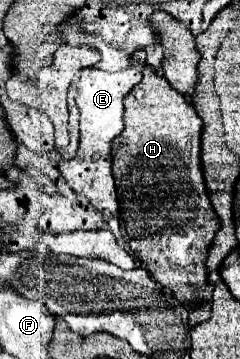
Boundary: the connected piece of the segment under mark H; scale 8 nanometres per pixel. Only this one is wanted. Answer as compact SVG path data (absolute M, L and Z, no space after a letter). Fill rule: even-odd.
M151 66L143 68L143 82L139 82L131 94L125 98L125 132L123 136L119 136L117 140L113 140L113 176L115 176L115 184L117 184L117 194L119 194L119 220L121 220L121 234L123 240L131 246L131 250L135 252L135 256L147 266L149 274L165 288L169 288L173 292L173 296L183 302L185 308L189 308L189 312L199 312L199 322L209 320L211 316L211 284L207 282L207 270L205 270L205 260L207 260L207 250L213 244L215 232L219 230L219 216L215 214L209 194L207 194L207 186L205 186L205 178L203 178L203 168L201 168L201 128L203 122L197 116L197 112L193 110L193 106L177 92L169 86L169 82L165 78L161 78ZM185 152L189 152L189 160L191 164L185 164Z

